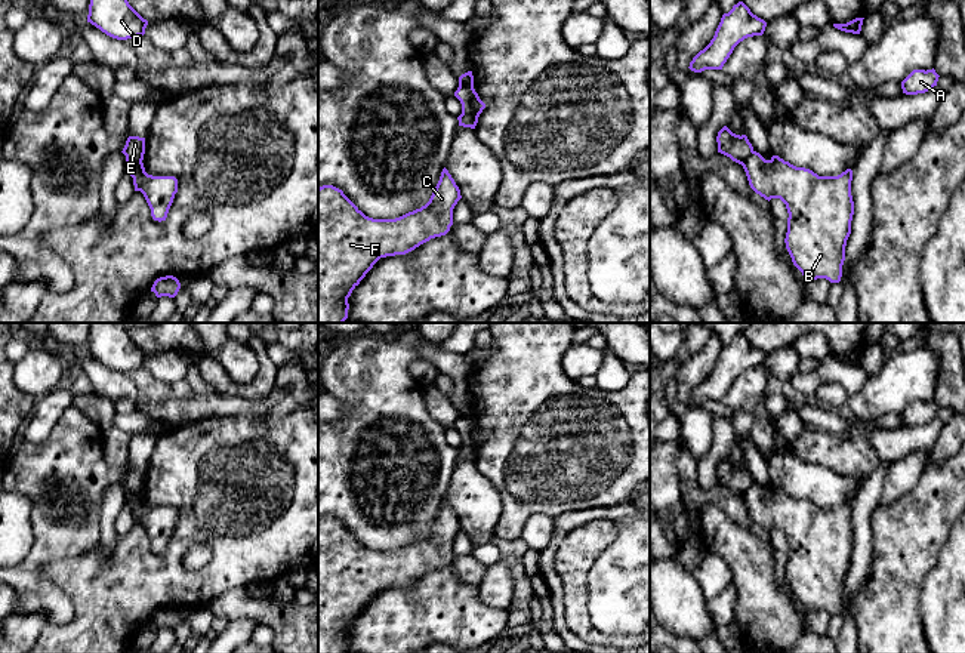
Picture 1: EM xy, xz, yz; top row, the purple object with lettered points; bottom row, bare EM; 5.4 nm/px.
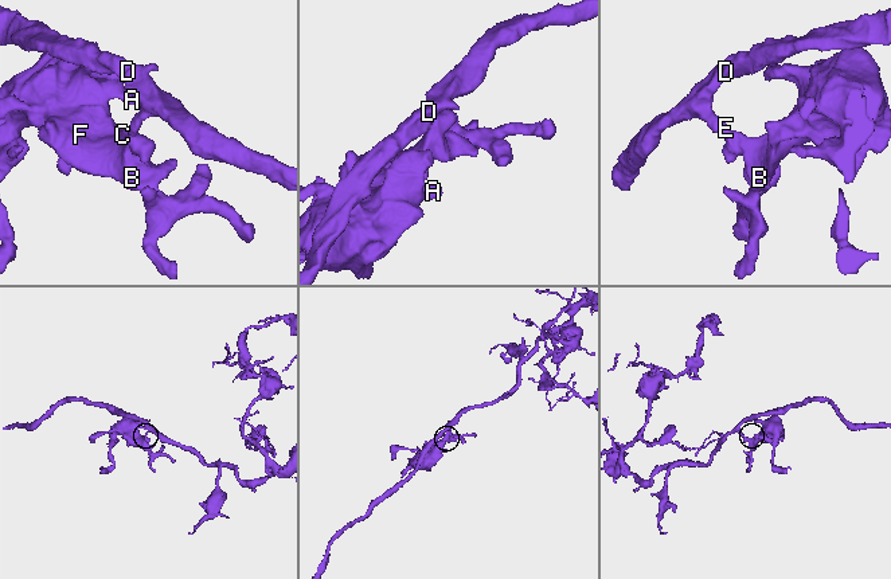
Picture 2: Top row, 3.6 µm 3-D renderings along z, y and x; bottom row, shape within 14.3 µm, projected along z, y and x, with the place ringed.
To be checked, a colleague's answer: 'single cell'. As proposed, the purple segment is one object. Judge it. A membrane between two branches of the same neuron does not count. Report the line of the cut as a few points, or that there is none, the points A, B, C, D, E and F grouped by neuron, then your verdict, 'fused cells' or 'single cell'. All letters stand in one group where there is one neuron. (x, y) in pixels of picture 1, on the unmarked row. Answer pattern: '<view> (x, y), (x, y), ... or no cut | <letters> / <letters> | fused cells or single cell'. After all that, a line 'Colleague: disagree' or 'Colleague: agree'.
no cut | A B C D E F | single cell
Colleague: agree

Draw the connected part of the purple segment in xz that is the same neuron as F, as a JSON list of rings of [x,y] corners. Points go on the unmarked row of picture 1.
[[[444,499],[429,533],[395,551],[366,548],[342,521],[318,520],[318,653],[345,653],[348,629],[373,597],[386,588],[406,586],[431,570],[445,567],[453,557],[453,540],[462,530],[454,511]]]

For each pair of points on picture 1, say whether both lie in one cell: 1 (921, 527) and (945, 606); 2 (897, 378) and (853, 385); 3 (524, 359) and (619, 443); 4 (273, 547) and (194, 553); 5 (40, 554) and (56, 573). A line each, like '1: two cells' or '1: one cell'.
1: two cells
2: two cells
3: one cell
4: two cells
5: two cells

